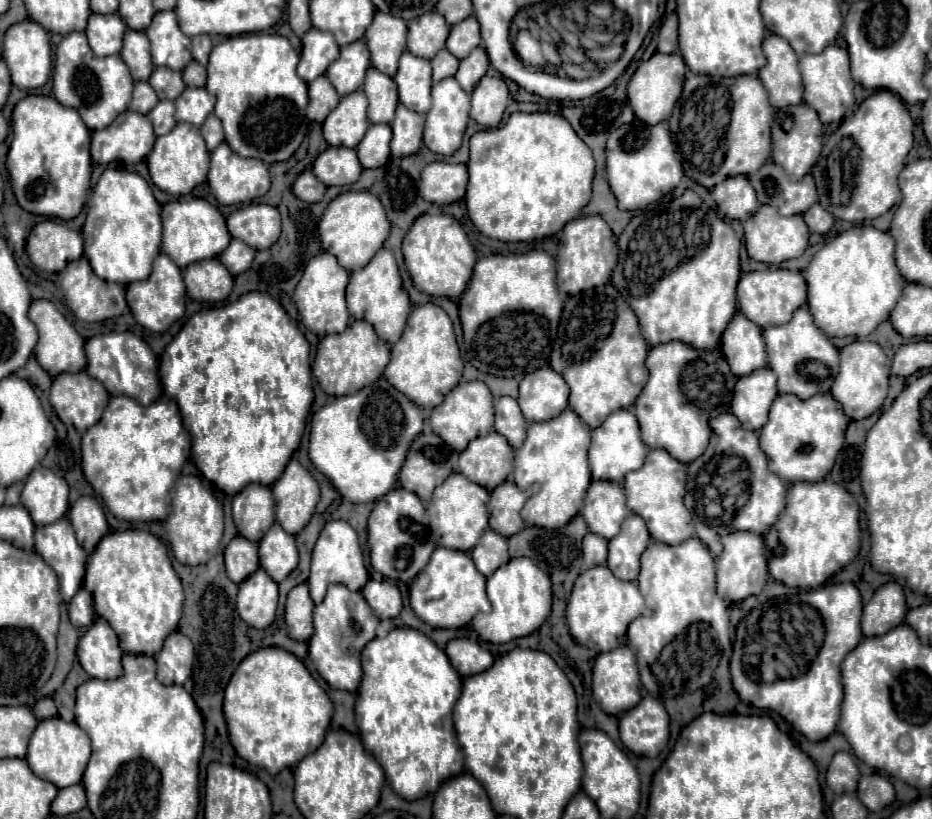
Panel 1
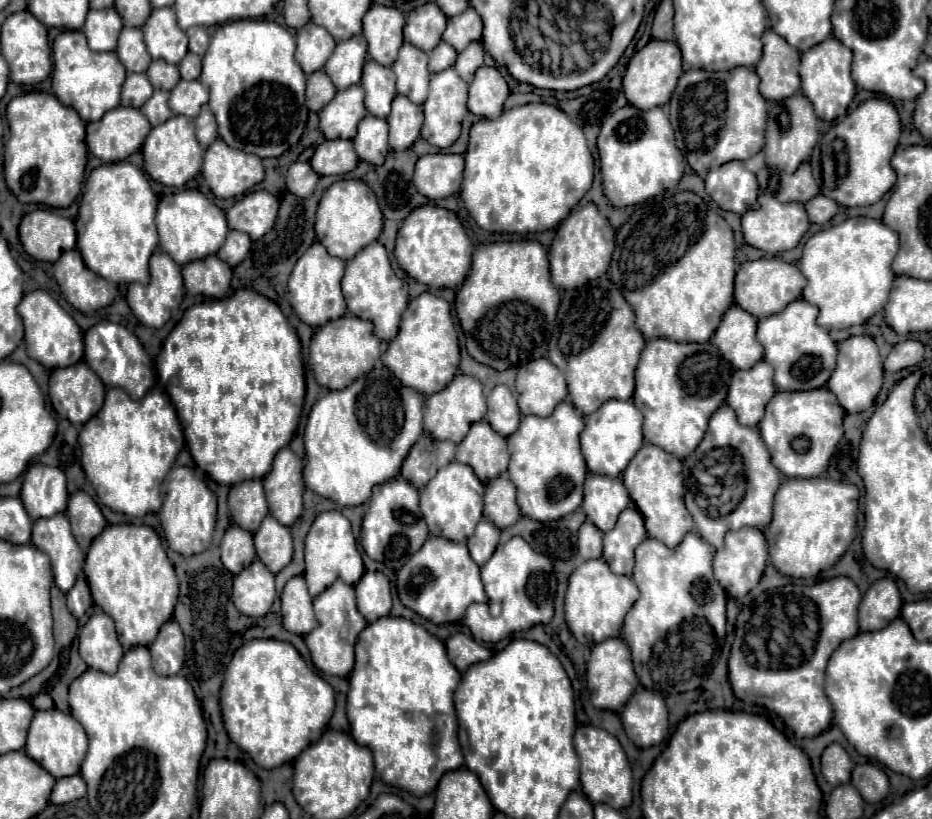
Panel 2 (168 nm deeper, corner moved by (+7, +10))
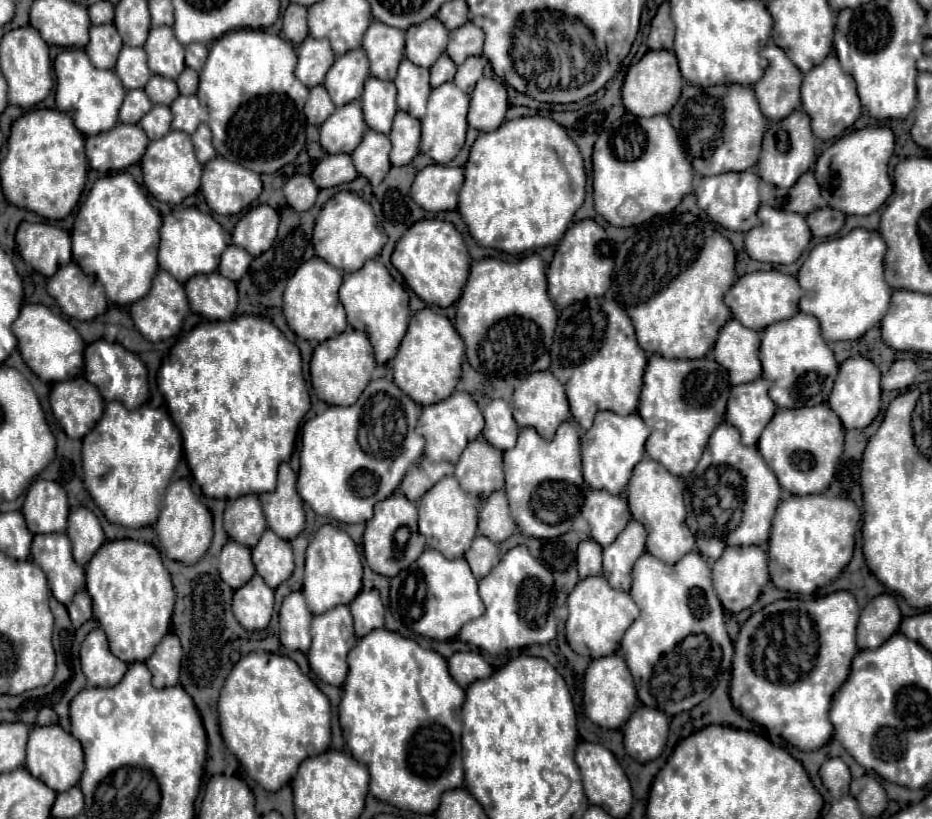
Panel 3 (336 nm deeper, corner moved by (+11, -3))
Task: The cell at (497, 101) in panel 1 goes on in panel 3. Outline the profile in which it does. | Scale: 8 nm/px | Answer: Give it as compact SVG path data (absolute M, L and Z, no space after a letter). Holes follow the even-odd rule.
M483 77L481 81L477 81L471 93L471 105L467 117L469 127L475 127L479 131L495 131L505 121L507 109L509 103L505 85L499 79Z

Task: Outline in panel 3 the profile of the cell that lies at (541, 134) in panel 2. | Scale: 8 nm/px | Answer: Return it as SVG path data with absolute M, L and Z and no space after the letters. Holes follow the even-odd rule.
M521 117L505 121L497 131L481 133L471 147L465 163L465 183L459 193L459 207L471 237L481 247L491 247L509 255L521 255L531 249L557 245L571 225L575 211L585 199L585 167L577 145L565 127L549 117Z

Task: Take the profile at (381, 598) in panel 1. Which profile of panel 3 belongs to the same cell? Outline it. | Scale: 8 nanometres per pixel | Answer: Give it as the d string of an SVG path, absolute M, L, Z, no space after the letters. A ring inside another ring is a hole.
M377 589L361 591L349 607L351 607L353 619L355 619L357 637L365 637L369 631L383 627L385 609L383 609L383 603L381 603Z

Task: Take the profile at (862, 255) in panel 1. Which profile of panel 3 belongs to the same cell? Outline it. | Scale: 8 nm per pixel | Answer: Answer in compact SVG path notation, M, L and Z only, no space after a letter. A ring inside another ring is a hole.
M853 229L845 237L823 241L811 249L807 261L801 265L797 273L797 281L805 291L805 295L799 301L799 309L819 319L825 341L847 341L847 339L853 341L863 337L871 327L879 325L881 317L885 315L885 309L889 307L889 297L891 297L891 287L883 279L885 251L887 247L883 237L877 231L867 231L867 229Z

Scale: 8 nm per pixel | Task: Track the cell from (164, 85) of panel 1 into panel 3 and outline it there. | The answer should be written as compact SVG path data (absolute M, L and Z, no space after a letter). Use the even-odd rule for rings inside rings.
M153 75L151 81L147 83L145 87L145 93L147 97L157 105L171 105L177 97L179 97L179 91L177 91L177 83L173 79L165 79L161 75Z

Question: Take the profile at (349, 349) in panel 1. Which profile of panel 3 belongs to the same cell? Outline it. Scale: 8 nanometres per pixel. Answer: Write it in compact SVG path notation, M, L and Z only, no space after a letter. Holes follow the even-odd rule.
M345 331L335 339L323 341L311 359L311 385L315 395L327 405L353 405L357 397L363 393L365 385L371 381L371 373L375 369L373 347L365 333L361 331Z

